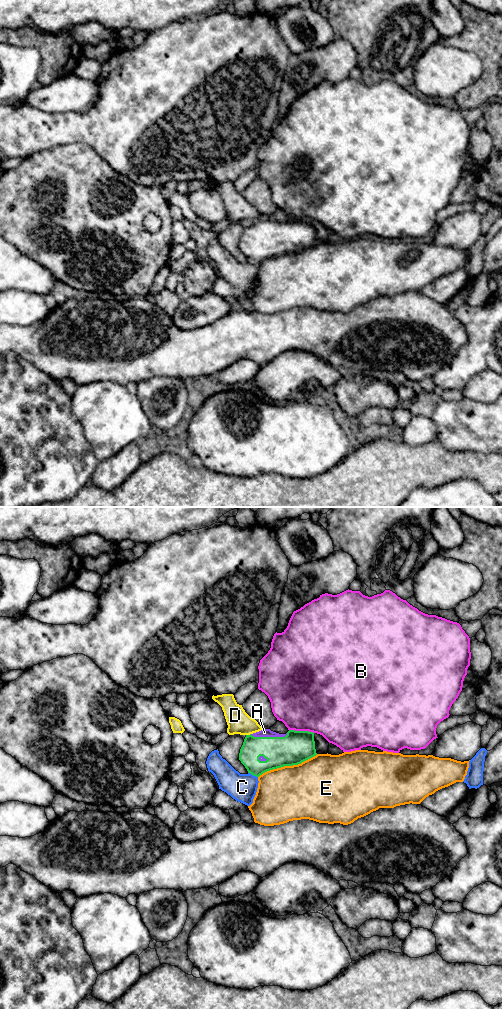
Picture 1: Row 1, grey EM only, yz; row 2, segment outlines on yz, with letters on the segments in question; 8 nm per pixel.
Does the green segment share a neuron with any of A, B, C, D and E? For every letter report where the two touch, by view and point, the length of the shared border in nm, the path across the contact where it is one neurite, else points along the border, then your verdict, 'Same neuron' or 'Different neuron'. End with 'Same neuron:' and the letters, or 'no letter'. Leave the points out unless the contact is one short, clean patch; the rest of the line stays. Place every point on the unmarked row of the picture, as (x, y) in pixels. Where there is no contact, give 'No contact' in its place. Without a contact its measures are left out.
A: Touches green at yz (268, 225). Shared border 300 nm. Same neuron
B: Touches green at yz (301, 219). Shared border 200 nm. Different neuron
C: Touches green at yz (253, 263). Shared border 90 nm. Different neuron
D: Touches green at yz (248, 223). Shared border 40 nm. Different neuron
E: Touches green at yz (287, 253). Shared border 500 nm. Different neuron
Same neuron: A

